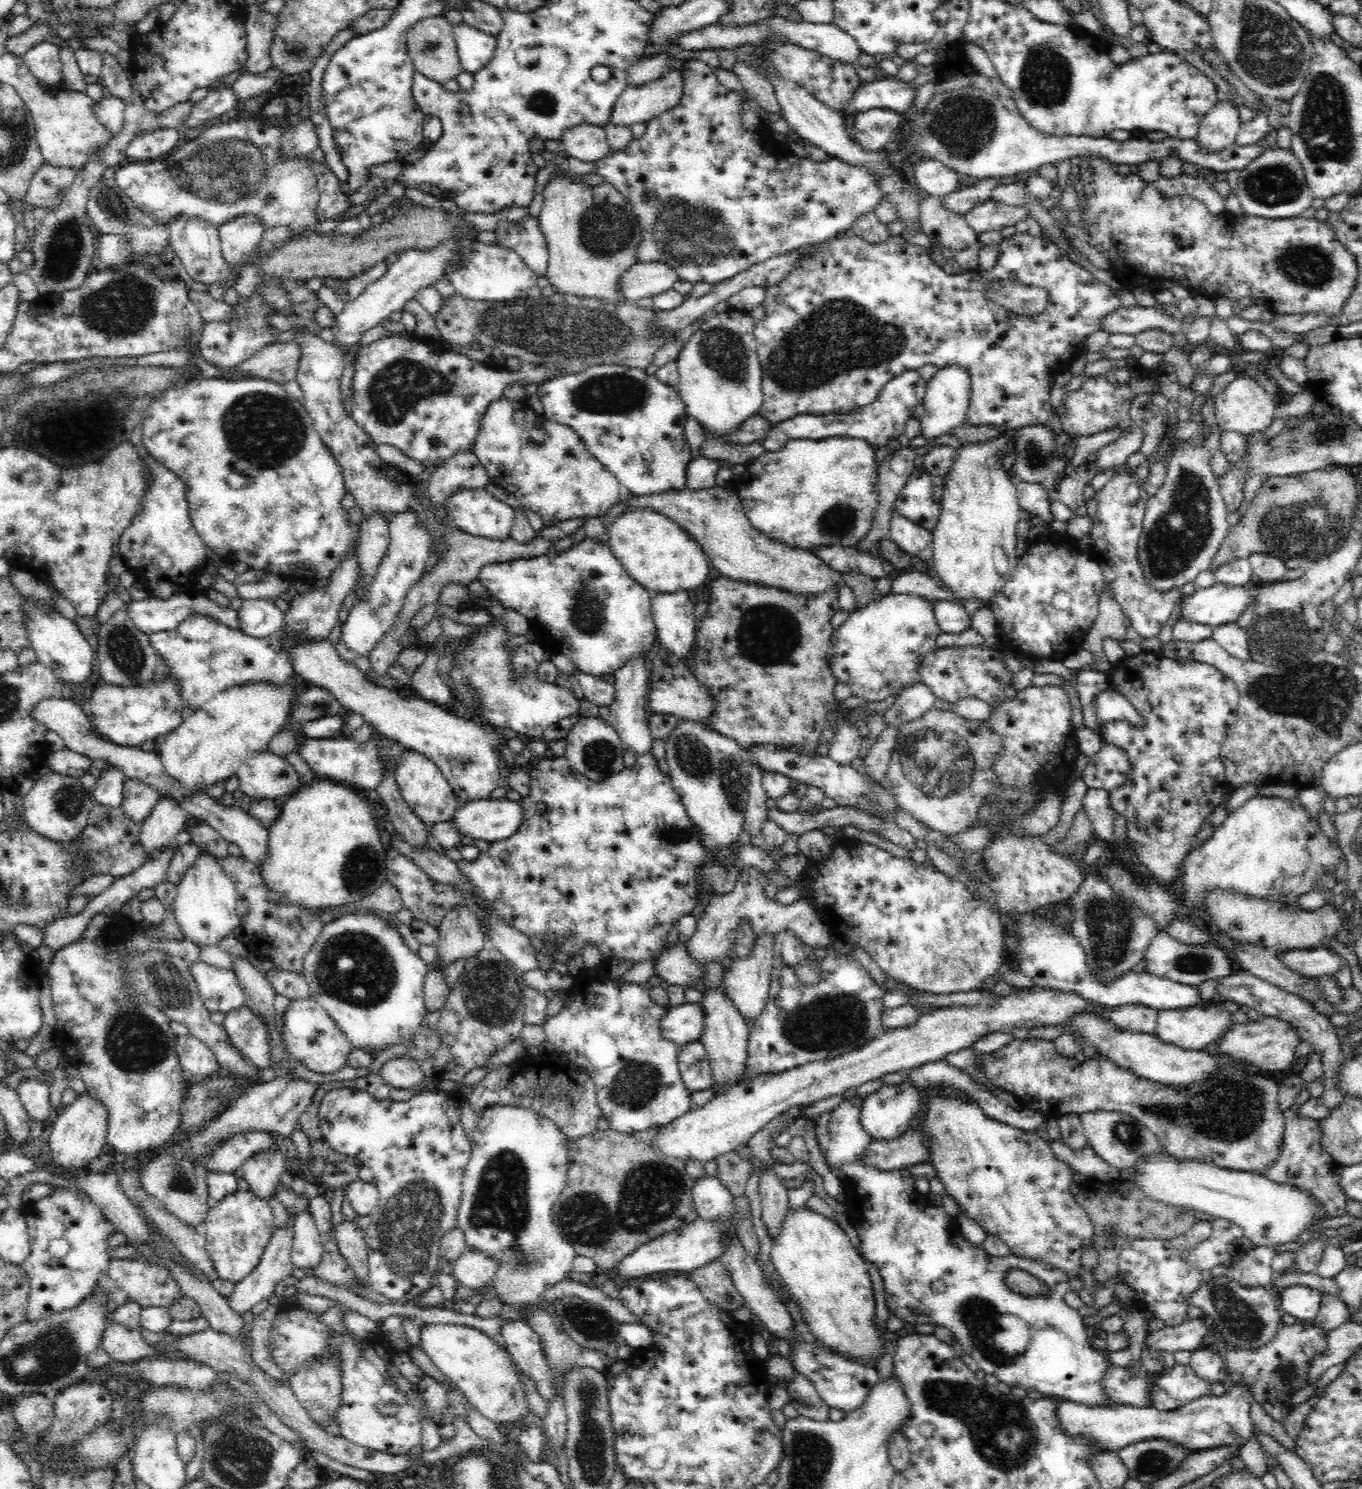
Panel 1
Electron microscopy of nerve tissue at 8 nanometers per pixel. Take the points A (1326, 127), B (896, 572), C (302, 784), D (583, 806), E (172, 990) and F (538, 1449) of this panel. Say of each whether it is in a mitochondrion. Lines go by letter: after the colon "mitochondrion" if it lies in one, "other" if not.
A: mitochondrion
B: other
C: other
D: other
E: mitochondrion
F: other

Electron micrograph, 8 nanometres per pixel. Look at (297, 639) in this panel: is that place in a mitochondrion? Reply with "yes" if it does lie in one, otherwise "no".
no

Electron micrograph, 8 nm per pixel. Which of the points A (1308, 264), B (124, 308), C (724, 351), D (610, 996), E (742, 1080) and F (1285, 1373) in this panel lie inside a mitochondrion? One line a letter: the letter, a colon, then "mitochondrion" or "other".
A: mitochondrion
B: mitochondrion
C: mitochondrion
D: other
E: other
F: mitochondrion

